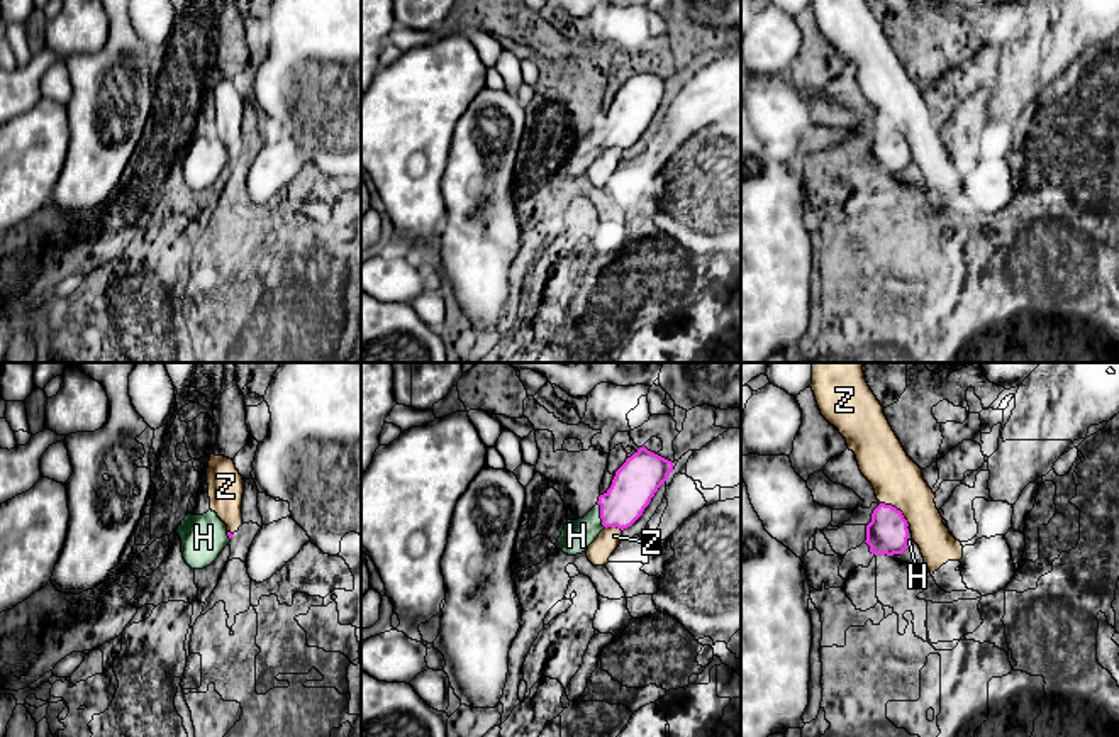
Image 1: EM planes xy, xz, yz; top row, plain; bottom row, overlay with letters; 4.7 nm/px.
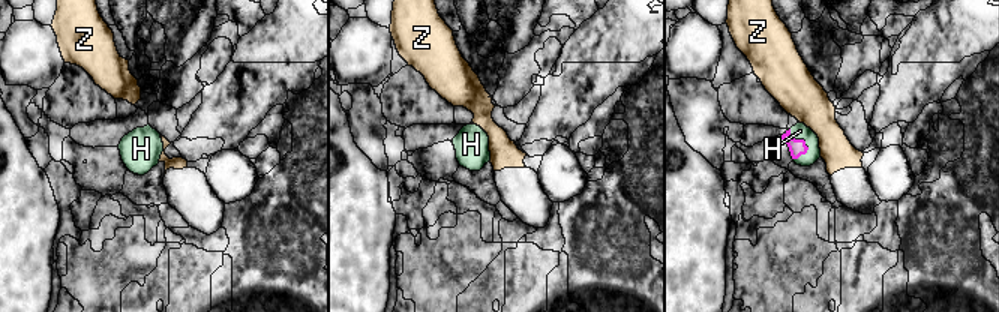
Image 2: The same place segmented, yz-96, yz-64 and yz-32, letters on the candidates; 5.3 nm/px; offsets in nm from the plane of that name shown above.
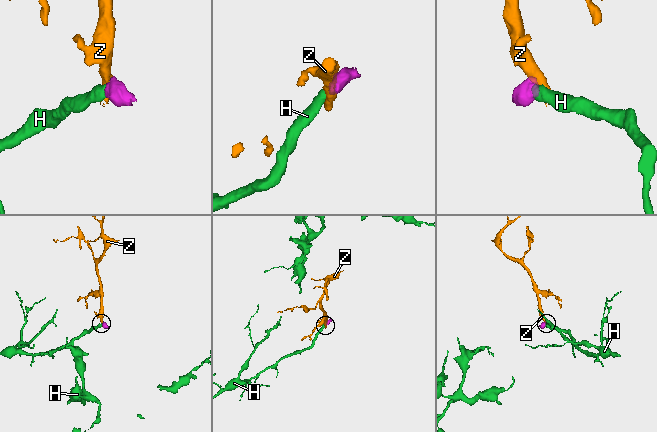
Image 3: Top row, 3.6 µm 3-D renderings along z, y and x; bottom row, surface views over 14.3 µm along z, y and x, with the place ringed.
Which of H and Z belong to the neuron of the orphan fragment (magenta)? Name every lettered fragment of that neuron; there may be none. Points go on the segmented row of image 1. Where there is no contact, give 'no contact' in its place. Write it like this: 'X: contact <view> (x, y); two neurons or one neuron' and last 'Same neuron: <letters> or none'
H: contact xz (601, 515); one neuron
Z: contact yz (896, 509); two neurons
Same neuron: H

